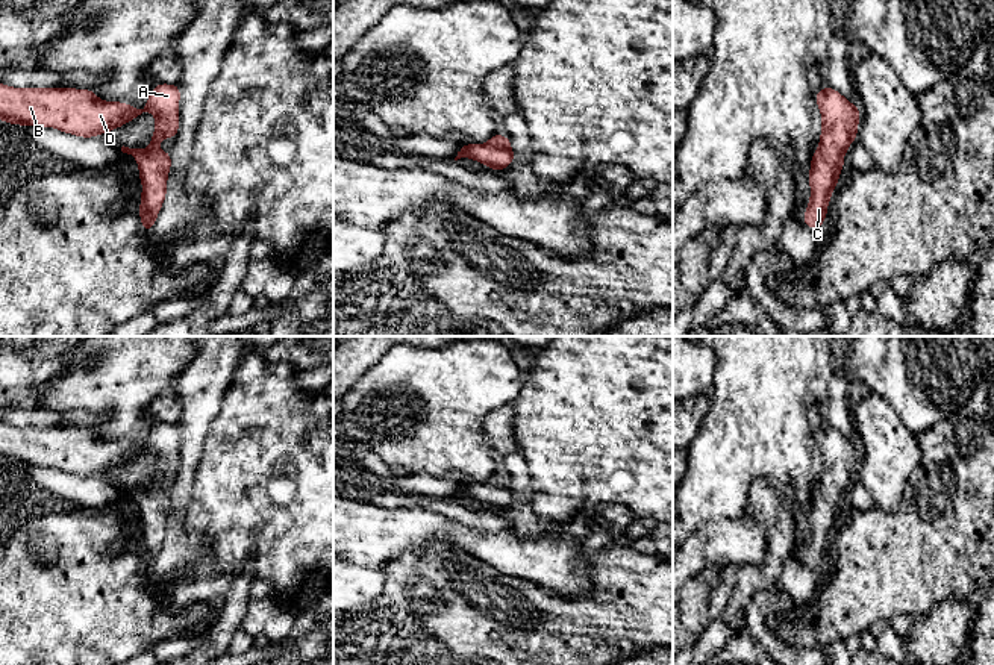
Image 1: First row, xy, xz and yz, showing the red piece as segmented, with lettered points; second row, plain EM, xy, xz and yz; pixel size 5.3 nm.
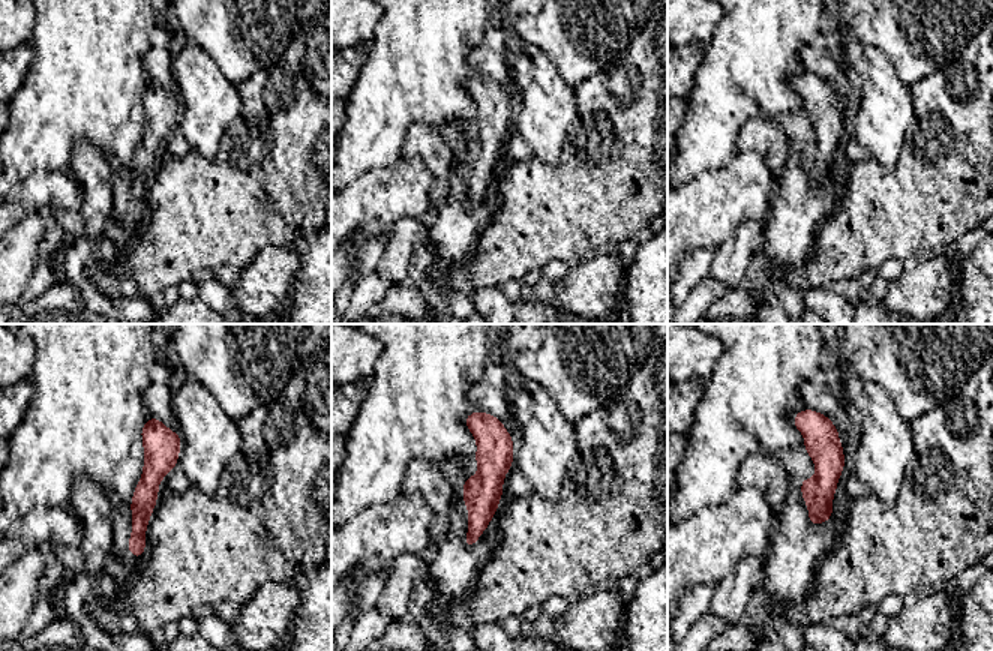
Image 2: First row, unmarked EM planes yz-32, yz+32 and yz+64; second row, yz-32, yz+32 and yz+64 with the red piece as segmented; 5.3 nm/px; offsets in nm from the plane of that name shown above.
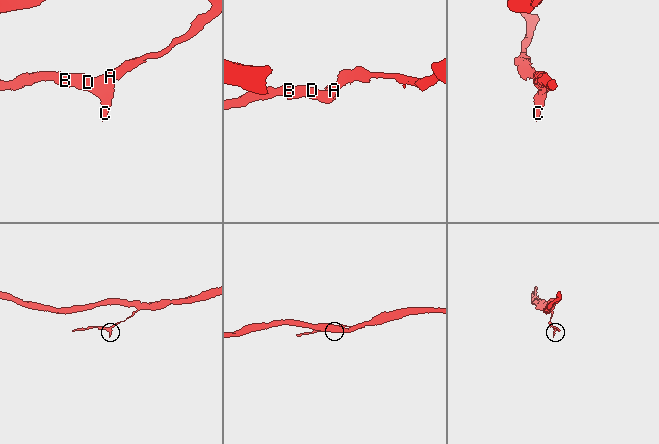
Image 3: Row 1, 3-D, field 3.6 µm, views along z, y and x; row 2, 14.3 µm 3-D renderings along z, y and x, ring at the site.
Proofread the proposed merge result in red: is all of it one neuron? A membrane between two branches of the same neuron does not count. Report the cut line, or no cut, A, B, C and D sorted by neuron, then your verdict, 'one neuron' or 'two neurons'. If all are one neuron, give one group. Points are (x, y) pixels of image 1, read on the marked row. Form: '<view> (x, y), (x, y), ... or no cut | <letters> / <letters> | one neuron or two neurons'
no cut | A B C D | one neuron

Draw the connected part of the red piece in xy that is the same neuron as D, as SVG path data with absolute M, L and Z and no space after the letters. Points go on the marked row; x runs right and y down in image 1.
M0 83L0 120L18 126L55 127L64 133L92 138L123 127L142 112L156 118L145 150L121 147L138 161L142 183L139 218L147 233L155 226L167 197L171 153L158 148L164 138L179 132L179 85L158 83L142 109L121 101L100 100L92 89L77 88L12 88Z

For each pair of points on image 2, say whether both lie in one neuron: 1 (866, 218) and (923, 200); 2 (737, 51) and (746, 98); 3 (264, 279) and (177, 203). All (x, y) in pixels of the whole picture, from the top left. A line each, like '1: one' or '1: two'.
1: one
2: one
3: two

